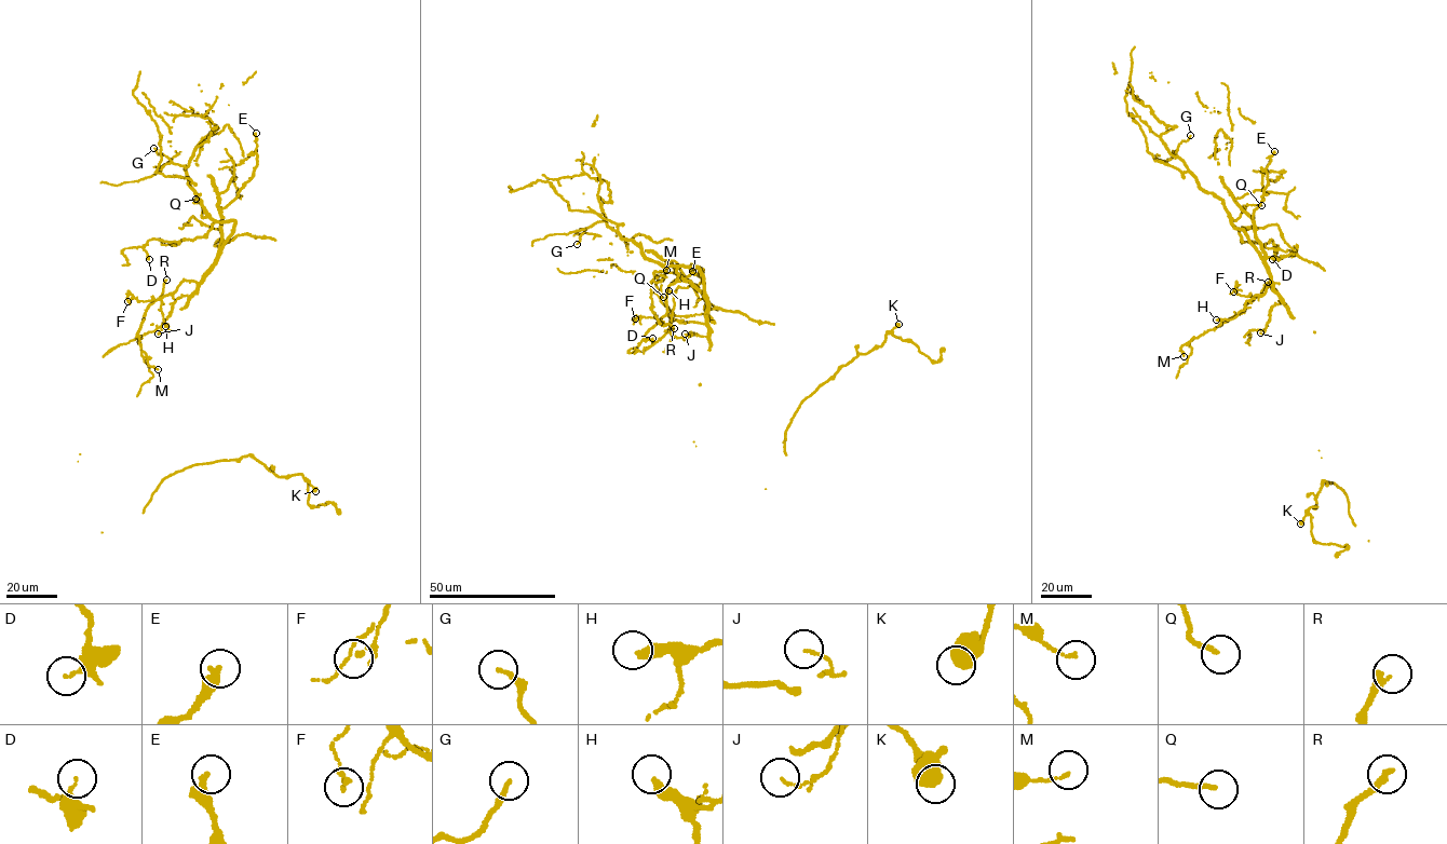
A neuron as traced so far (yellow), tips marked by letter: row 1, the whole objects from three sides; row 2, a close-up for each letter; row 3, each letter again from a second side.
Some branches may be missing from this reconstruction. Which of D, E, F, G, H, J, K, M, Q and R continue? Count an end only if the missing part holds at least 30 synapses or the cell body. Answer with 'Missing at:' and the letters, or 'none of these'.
Missing at: R

